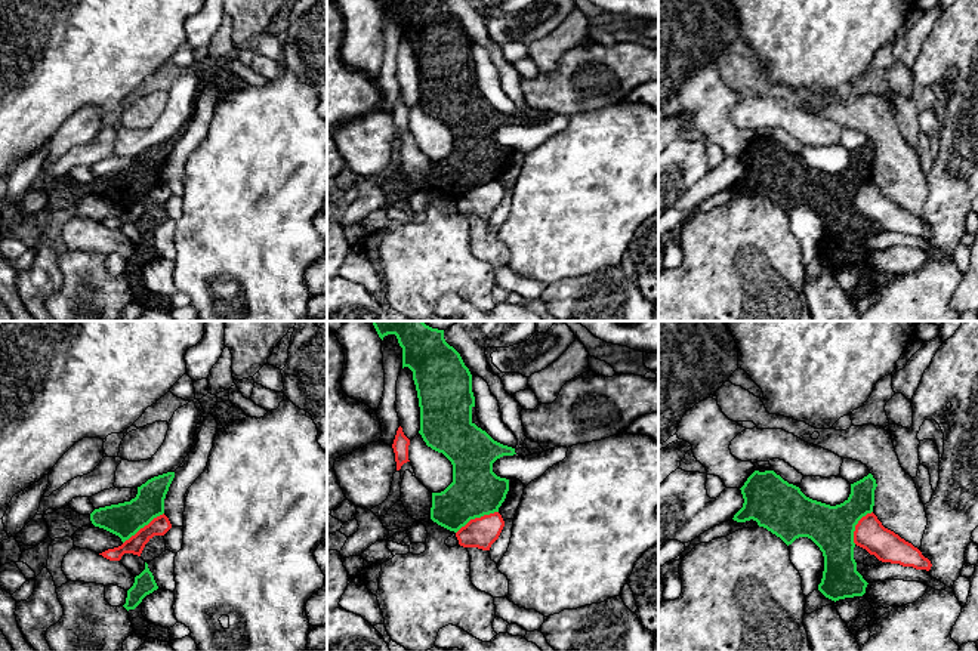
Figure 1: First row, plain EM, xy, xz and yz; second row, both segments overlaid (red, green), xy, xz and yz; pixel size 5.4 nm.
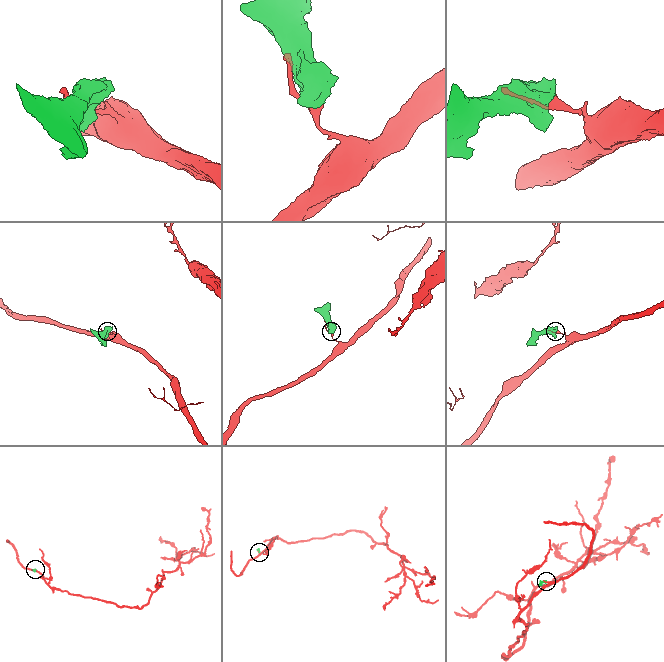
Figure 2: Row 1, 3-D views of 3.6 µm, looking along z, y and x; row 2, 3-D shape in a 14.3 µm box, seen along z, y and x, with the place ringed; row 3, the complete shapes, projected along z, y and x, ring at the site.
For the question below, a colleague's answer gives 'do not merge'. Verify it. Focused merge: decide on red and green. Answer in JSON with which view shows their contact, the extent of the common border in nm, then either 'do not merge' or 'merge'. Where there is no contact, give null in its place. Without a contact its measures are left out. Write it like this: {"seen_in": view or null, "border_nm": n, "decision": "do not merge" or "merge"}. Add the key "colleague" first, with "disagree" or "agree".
{"colleague": "agree", "seen_in": "xz", "border_nm": 260, "decision": "do not merge"}

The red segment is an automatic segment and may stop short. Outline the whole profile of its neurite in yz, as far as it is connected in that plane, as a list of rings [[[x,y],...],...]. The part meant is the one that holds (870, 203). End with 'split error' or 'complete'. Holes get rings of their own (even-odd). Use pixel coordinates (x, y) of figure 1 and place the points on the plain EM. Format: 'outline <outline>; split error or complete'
outline [[[873,181],[863,185],[855,194],[854,212],[882,231],[926,240],[932,235],[917,216],[885,197]]]; complete

